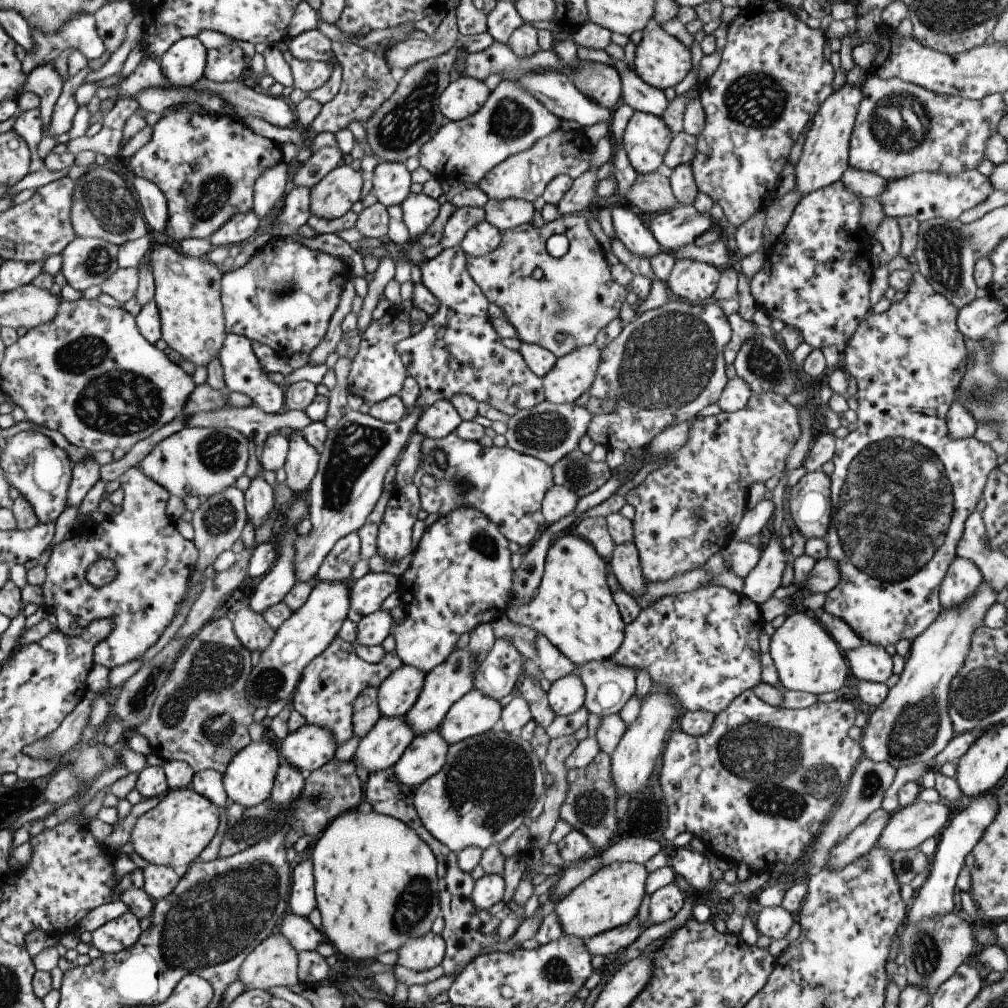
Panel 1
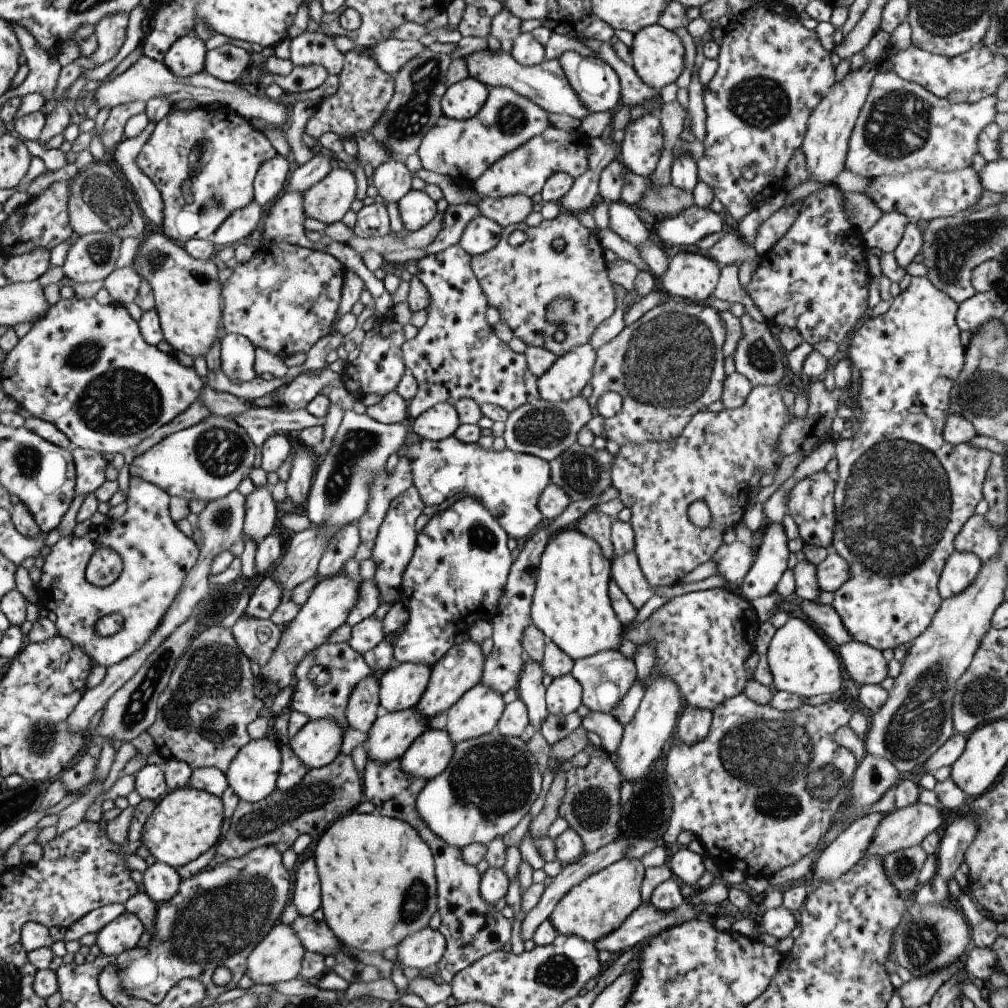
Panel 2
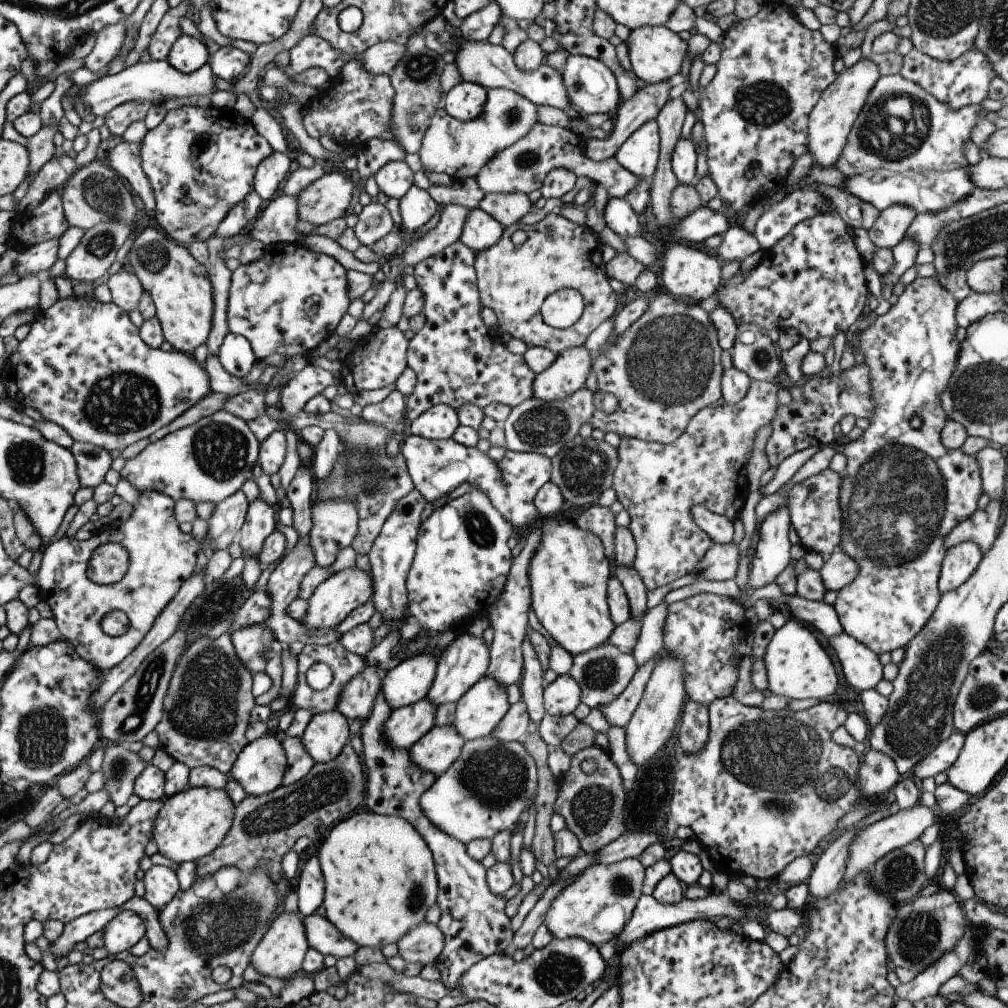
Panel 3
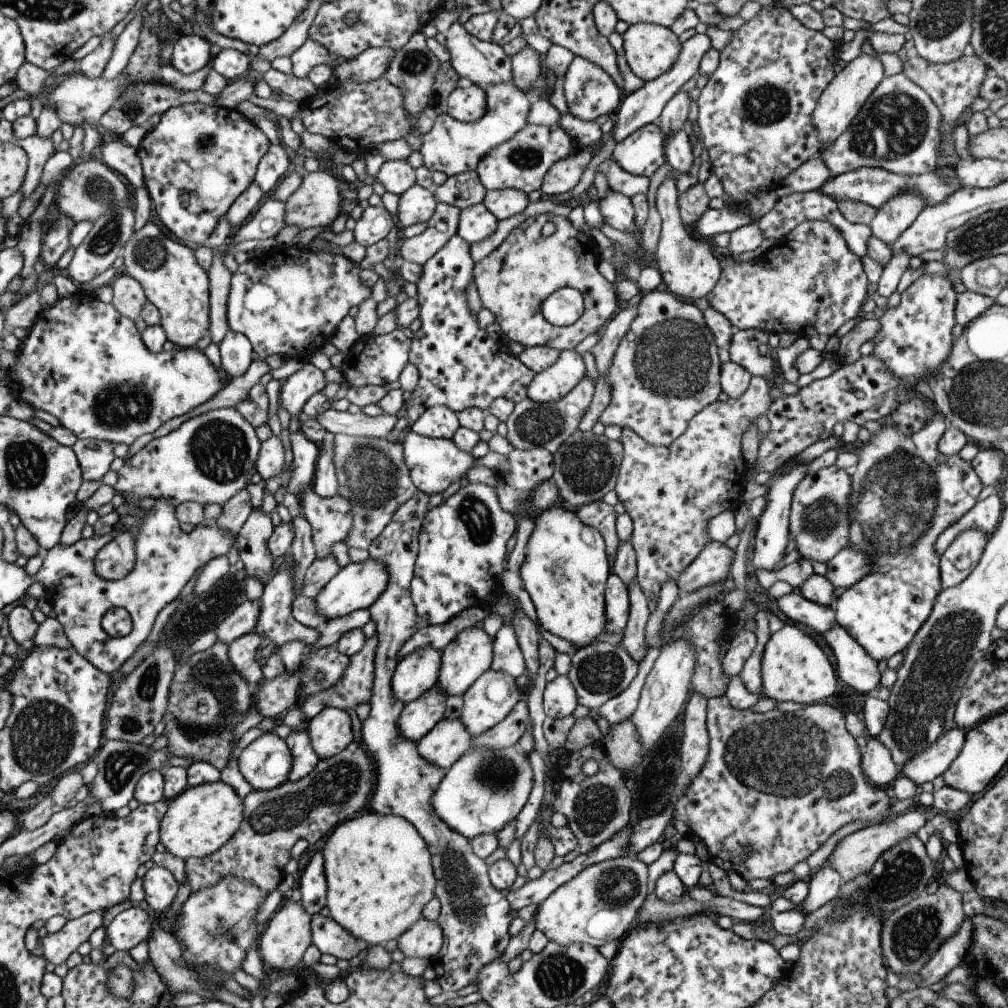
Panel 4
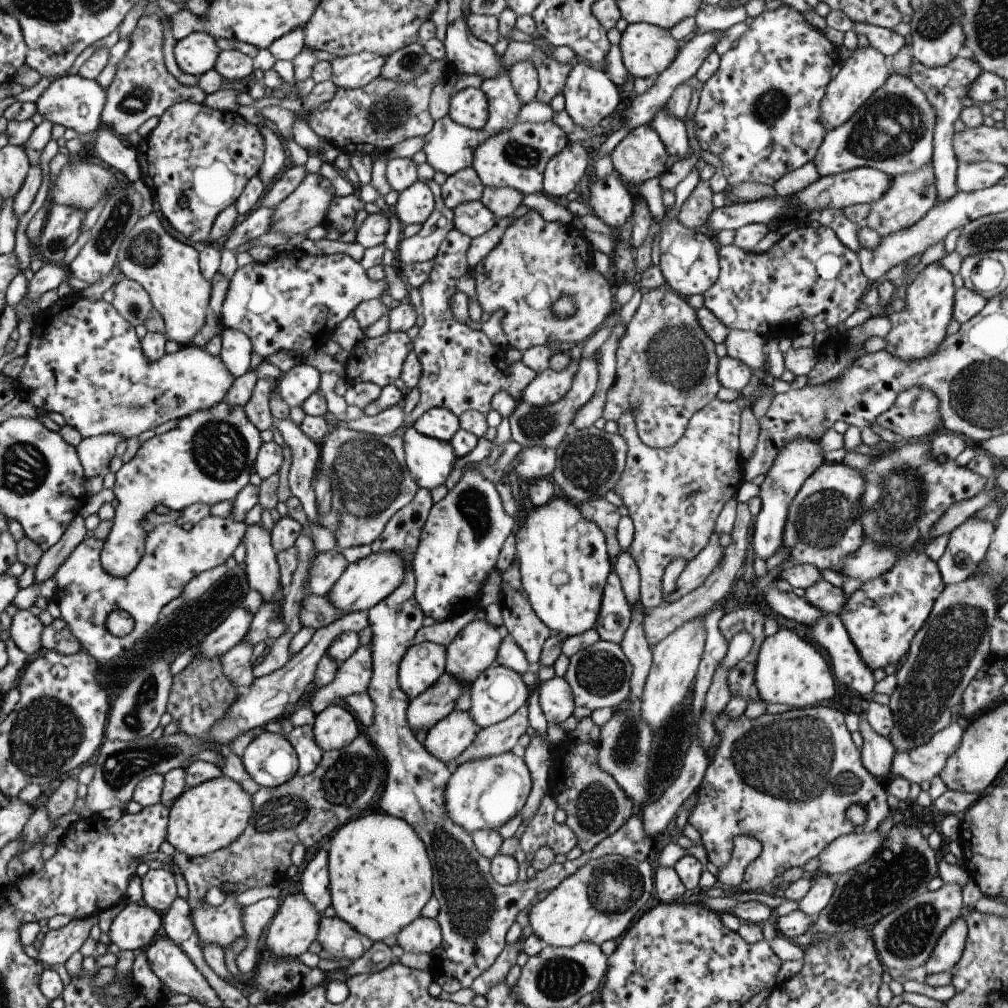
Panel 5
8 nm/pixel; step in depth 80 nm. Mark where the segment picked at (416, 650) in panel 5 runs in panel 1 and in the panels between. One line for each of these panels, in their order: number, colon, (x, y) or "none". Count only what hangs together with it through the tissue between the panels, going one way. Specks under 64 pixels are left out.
1: (397, 692)
2: (400, 687)
3: (408, 681)
4: (417, 671)

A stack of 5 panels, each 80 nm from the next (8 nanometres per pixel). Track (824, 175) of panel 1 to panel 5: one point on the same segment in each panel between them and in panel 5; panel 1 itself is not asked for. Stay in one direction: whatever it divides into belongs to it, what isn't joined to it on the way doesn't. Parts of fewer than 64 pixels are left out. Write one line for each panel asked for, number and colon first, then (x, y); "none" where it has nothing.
2: (828, 127)
3: (829, 122)
4: (840, 101)
5: (865, 70)

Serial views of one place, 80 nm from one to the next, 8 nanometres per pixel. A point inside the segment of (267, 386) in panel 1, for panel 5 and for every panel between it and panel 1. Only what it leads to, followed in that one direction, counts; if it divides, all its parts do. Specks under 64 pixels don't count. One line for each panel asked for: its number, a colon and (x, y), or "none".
2: (236, 352)
3: (235, 354)
4: (235, 350)
5: (235, 352)

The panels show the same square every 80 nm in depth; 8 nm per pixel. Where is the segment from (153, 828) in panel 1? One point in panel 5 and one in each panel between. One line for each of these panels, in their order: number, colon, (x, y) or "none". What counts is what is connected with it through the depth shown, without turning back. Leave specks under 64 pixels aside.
2: (185, 823)
3: (190, 824)
4: (200, 819)
5: (202, 819)

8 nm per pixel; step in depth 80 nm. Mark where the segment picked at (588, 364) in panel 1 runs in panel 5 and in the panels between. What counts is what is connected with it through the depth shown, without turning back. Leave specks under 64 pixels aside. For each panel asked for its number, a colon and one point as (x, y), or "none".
2: (565, 378)
3: (567, 373)
4: (552, 383)
5: (547, 387)

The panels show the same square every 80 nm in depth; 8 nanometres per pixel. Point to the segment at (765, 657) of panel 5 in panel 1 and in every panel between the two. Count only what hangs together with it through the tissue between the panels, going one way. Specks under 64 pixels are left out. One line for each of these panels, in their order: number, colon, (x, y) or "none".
1: (805, 657)
2: (799, 662)
3: (796, 666)
4: (792, 667)

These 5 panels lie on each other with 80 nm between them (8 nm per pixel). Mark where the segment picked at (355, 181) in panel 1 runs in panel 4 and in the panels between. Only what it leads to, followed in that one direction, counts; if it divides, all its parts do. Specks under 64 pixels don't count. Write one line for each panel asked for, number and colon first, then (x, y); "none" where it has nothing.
2: (326, 201)
3: (324, 199)
4: (315, 202)

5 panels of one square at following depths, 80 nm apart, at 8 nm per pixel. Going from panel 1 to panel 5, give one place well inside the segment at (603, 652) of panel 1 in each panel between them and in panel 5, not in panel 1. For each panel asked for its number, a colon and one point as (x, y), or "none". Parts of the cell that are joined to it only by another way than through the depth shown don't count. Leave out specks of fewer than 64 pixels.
2: (570, 605)
3: (567, 574)
4: (564, 570)
5: (563, 564)

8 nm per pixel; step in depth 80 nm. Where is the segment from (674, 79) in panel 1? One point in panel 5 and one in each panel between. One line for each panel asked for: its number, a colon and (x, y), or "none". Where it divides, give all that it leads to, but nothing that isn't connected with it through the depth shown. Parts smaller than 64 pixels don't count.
2: (657, 54)
3: (655, 53)
4: (649, 50)
5: (646, 50)

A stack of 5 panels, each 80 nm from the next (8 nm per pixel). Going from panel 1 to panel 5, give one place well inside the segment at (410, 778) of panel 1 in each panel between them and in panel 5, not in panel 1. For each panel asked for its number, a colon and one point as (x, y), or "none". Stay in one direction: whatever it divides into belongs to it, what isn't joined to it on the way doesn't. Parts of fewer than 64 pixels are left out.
2: (428, 755)
3: (434, 752)
4: (448, 740)
5: (447, 738)

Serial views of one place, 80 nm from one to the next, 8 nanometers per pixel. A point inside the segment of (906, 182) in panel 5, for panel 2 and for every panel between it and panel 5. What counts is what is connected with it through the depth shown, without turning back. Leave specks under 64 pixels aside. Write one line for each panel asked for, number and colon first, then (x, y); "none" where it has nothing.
2: (885, 234)
3: (889, 227)
4: (897, 213)

